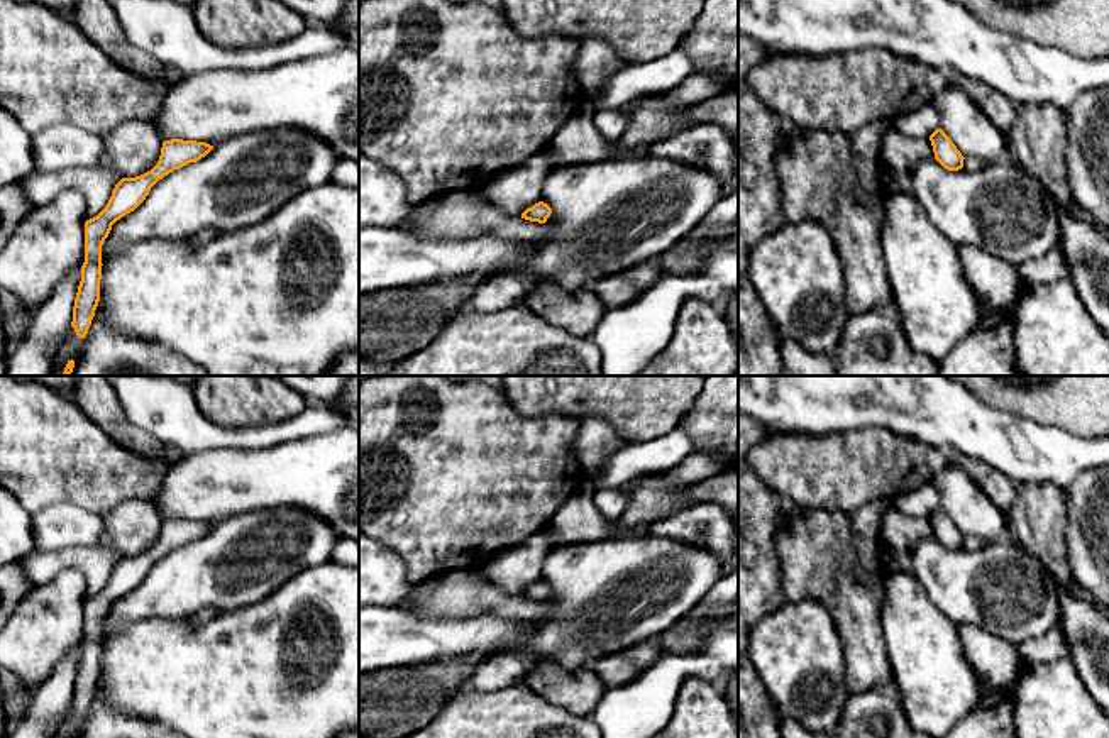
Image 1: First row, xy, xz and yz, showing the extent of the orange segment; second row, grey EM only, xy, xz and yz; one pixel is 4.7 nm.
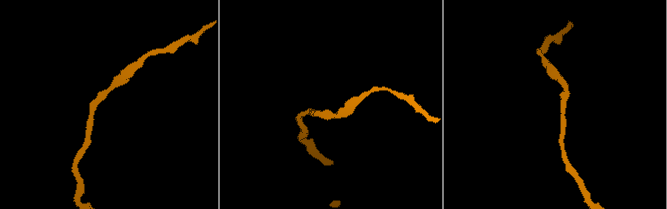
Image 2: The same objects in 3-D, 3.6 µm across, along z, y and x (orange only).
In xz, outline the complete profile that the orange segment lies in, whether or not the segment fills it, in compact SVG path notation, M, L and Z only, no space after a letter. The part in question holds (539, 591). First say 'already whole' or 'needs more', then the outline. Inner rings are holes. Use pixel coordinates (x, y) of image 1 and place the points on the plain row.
already whole; M538 581L533 586L527 587L521 592L521 598L530 599L530 601L545 603L550 592L552 592L552 587L547 582Z

